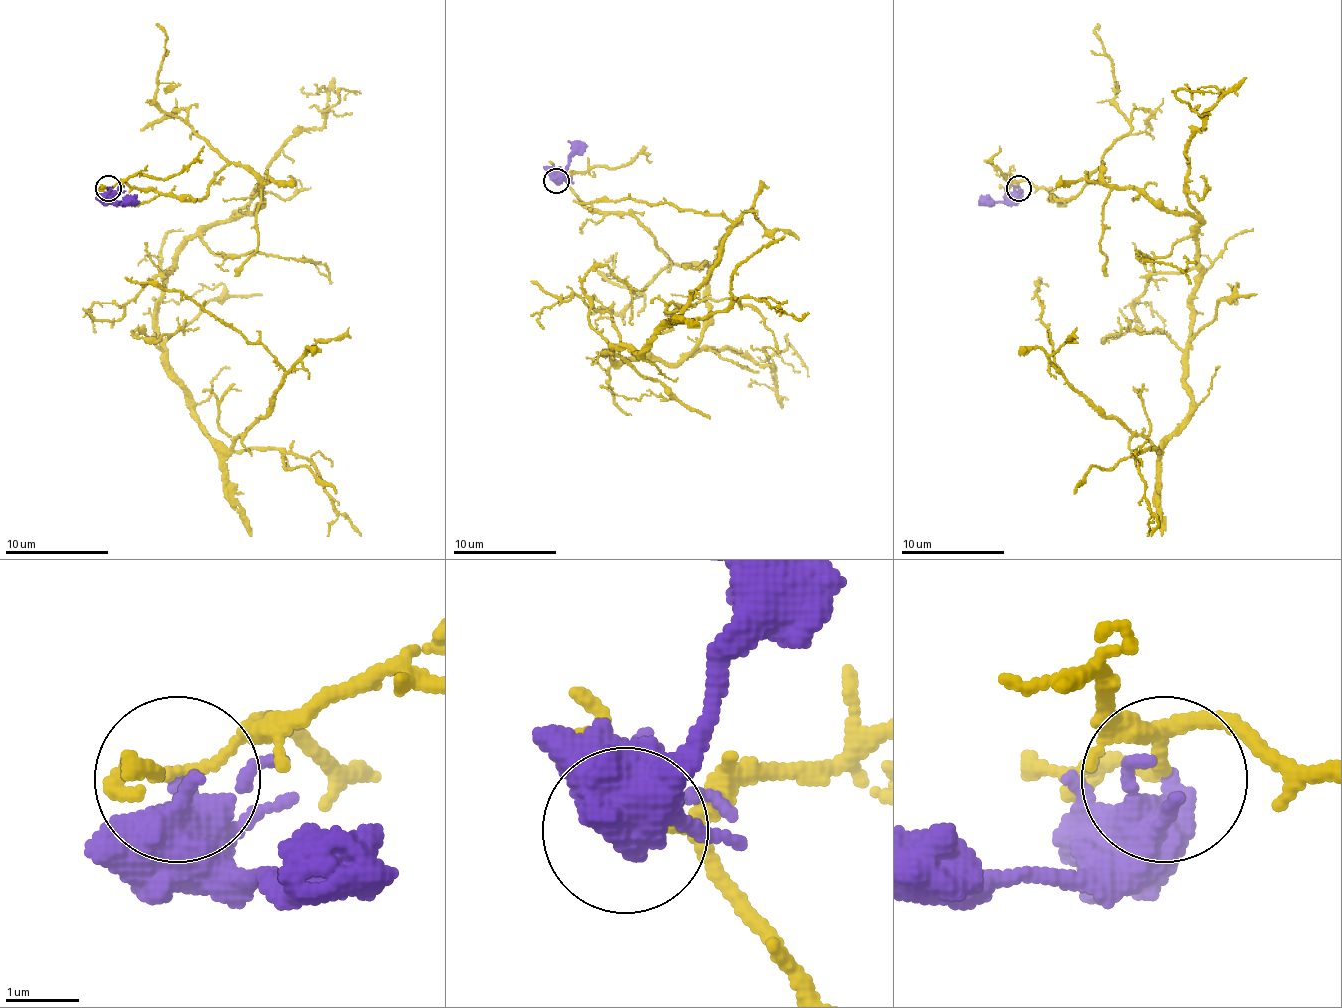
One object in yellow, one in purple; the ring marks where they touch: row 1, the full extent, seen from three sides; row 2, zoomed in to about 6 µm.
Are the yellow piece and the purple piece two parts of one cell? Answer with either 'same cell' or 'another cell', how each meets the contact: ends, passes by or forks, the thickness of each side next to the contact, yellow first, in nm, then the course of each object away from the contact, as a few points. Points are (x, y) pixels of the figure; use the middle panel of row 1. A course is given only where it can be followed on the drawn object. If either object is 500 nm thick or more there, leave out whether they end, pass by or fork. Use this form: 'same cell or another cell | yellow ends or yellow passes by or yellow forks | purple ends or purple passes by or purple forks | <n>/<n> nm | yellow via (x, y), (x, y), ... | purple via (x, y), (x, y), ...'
another cell | yellow passes by | purple forks | 110/340 nm | yellow via (557, 180), (709, 267), (709, 321), (675, 362), (606, 355), (675, 321), (732, 224), (572, 200) | purple via (557, 180), (570, 154), (583, 141)

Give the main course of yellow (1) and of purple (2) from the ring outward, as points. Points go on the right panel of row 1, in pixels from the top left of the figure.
1: (1018, 188), (1069, 200), (1103, 164), (1200, 221), (1190, 417), (1159, 447), (1054, 360), (1038, 278)
2: (1018, 188), (1008, 200), (979, 200)

